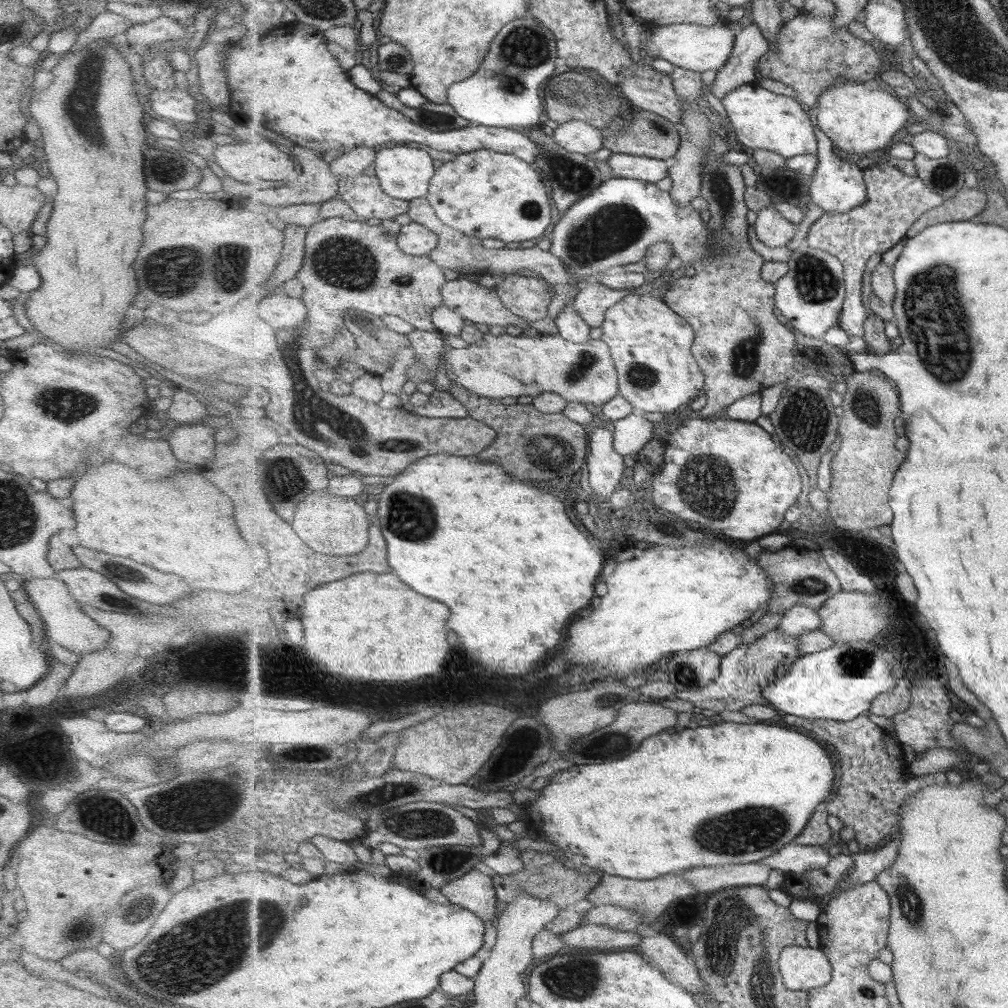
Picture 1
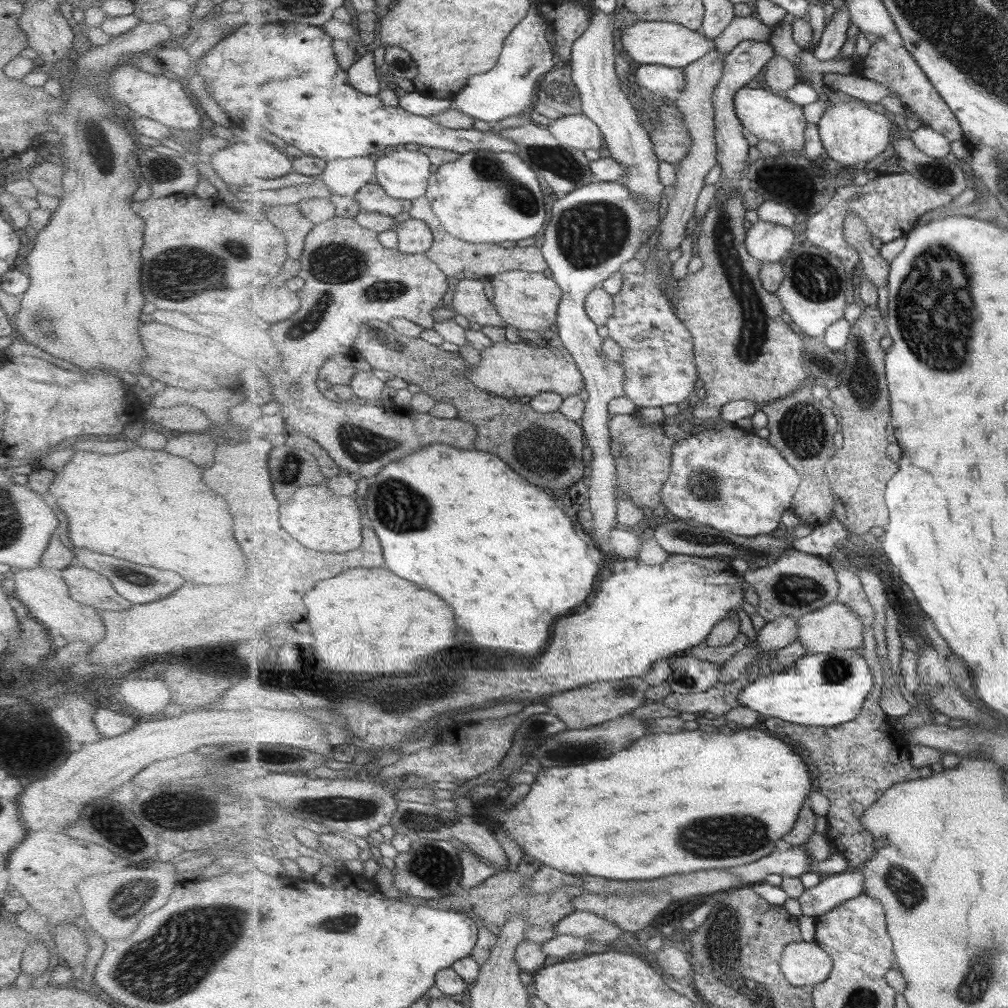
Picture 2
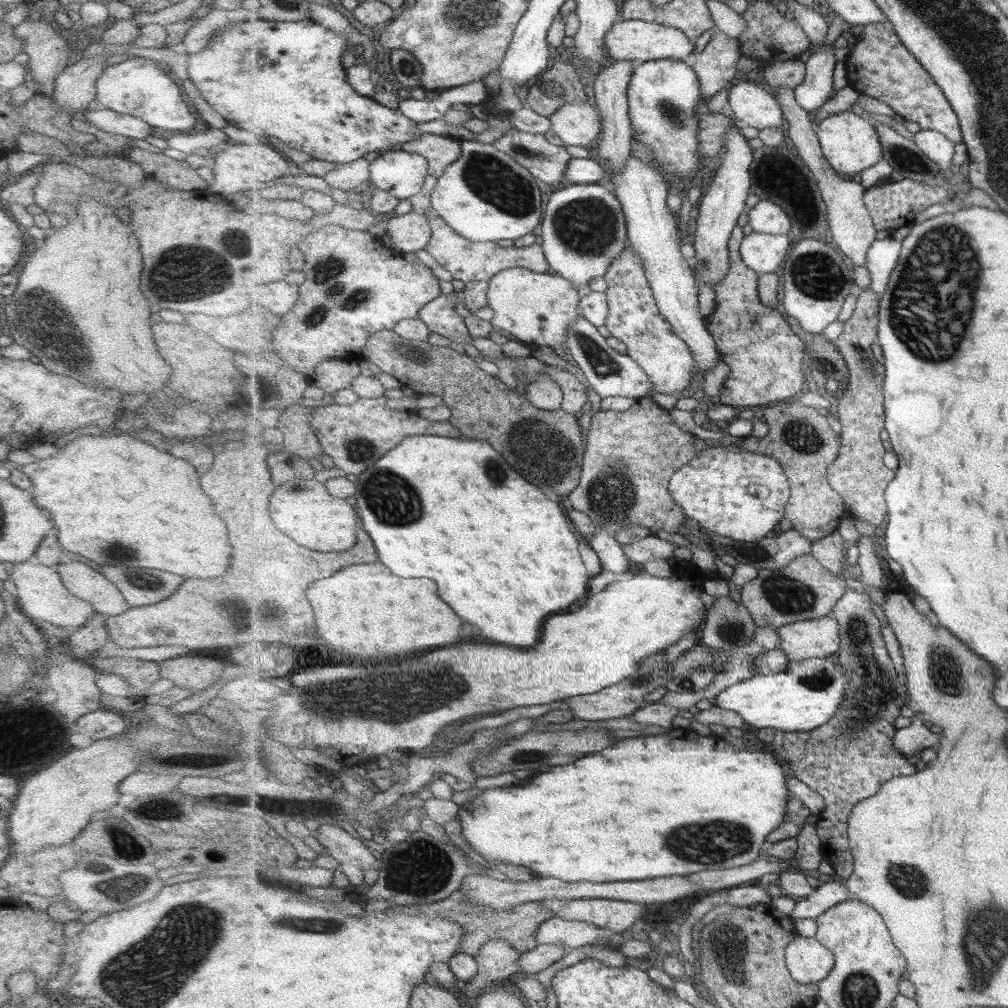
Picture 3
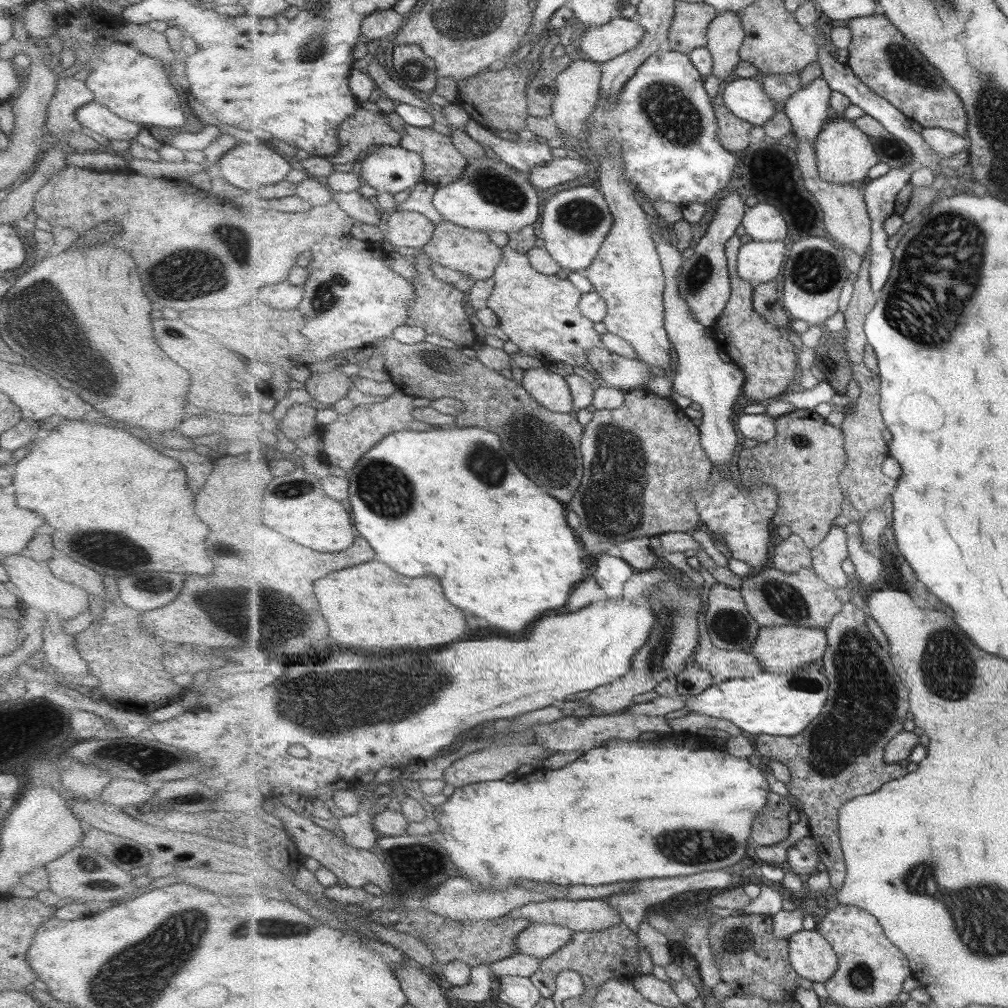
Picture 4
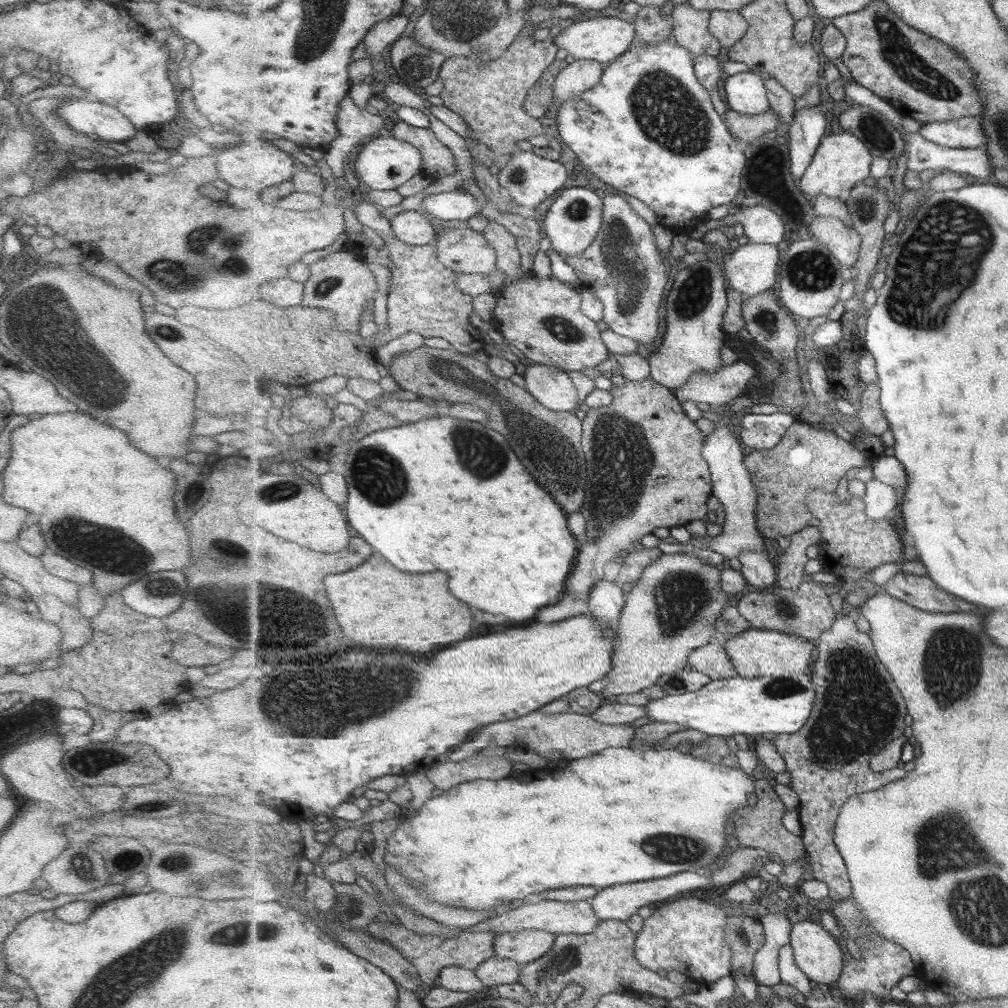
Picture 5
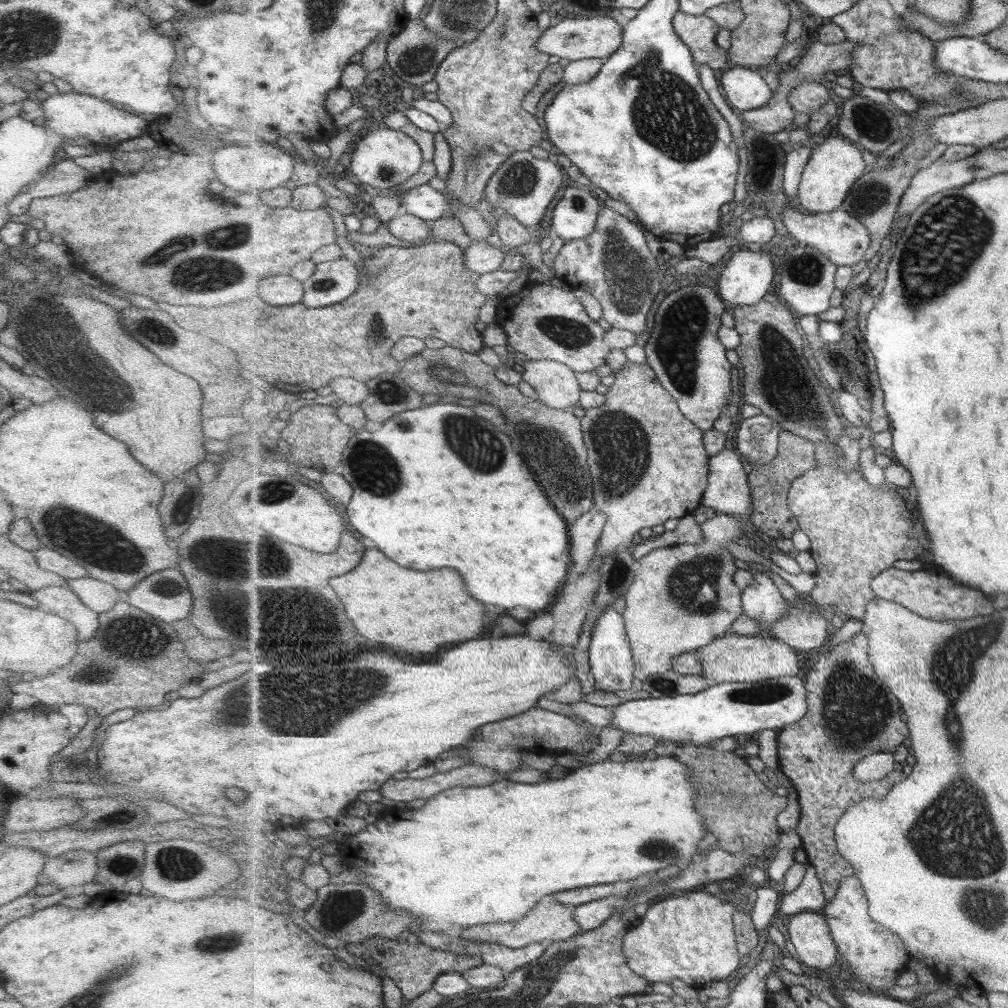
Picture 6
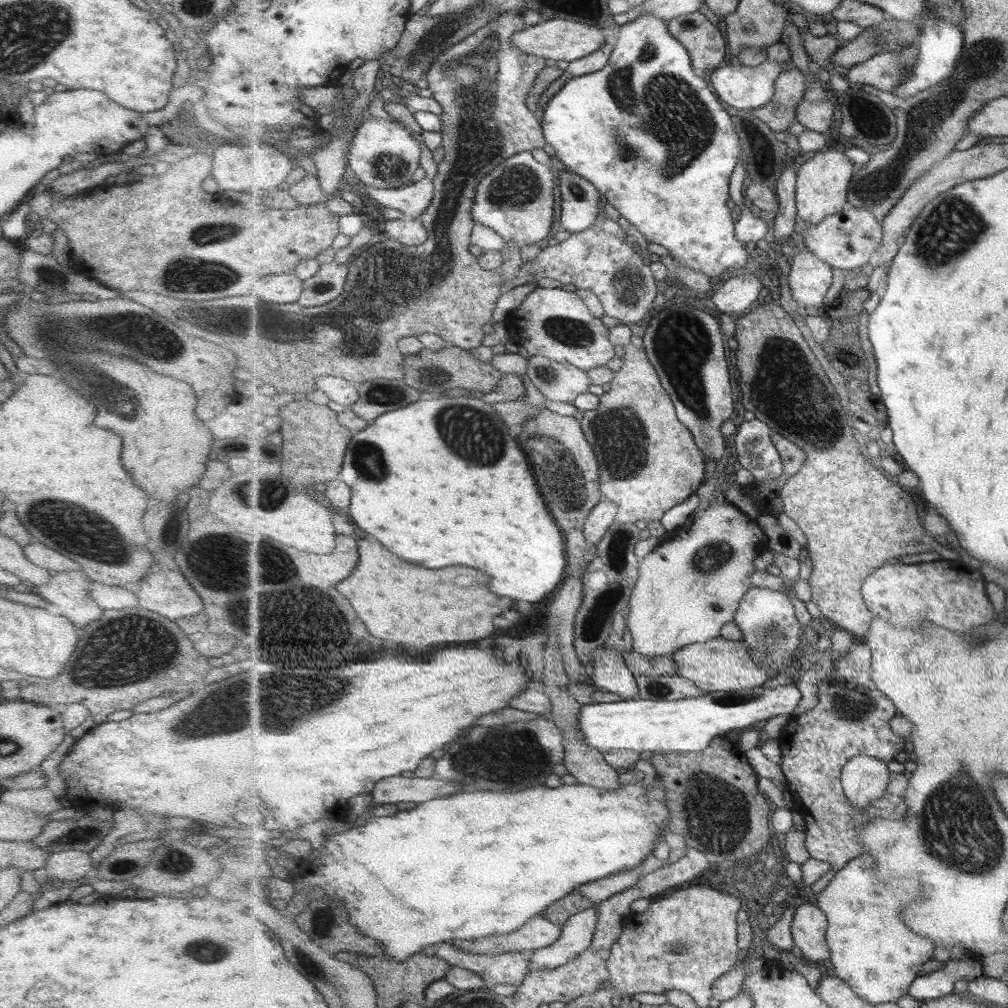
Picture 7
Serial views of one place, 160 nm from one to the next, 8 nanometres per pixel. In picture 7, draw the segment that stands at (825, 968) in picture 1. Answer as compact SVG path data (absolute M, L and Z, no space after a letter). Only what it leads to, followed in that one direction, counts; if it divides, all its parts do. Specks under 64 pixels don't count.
M811 903L799 905L795 909L792 933L794 946L803 956L811 961L830 960L831 950L828 946L829 921L826 912Z

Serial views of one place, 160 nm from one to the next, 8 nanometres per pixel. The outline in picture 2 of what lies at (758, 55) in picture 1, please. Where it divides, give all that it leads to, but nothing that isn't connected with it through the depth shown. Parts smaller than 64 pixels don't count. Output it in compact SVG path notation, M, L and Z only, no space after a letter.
M748 40L736 46L736 48L725 58L725 70L723 78L716 86L714 94L715 103L715 130L717 143L717 162L722 167L718 186L720 187L720 200L726 202L728 194L738 190L739 182L743 178L743 172L747 171L747 160L749 160L749 148L751 144L745 138L745 128L736 111L735 97L741 88L751 82L763 68L768 67L769 62L775 57L775 50L769 42Z

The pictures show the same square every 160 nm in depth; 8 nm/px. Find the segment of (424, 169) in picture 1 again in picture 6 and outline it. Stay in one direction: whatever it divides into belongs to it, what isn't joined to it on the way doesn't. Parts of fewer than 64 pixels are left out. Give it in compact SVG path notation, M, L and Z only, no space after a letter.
M374 127L358 142L357 148L352 153L349 169L355 178L359 178L356 182L363 182L375 189L387 188L395 192L405 180L413 178L419 172L423 162L424 153L412 137L389 127L383 130Z

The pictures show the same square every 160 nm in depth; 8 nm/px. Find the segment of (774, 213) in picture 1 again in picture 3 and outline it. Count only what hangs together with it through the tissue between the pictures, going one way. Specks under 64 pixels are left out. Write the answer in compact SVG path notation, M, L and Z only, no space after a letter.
M752 232L740 246L740 253L745 264L757 275L781 273L784 260L791 251L791 242L783 234L761 234Z

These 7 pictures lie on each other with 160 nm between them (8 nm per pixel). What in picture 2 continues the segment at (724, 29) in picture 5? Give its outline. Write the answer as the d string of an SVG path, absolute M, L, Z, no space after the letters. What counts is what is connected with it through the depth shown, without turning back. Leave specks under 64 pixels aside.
M717 49L709 52L707 56L703 56L701 60L697 60L694 64L687 66L684 69L685 77L687 77L686 87L673 99L673 104L679 107L684 114L689 134L693 138L693 147L691 147L688 157L675 166L677 179L672 185L674 188L672 199L666 202L666 209L661 224L659 224L659 236L656 240L659 242L661 250L665 250L665 252L675 250L683 244L683 240L688 235L689 228L691 228L691 216L695 212L697 198L700 198L699 194L703 190L705 176L711 172L713 166L718 164L714 90L723 78L725 58L726 55L721 54Z

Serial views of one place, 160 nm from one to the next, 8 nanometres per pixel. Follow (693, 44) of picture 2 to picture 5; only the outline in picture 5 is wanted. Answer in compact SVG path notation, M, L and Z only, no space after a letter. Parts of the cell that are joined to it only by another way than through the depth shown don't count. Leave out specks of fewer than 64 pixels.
M587 16L577 20L567 29L562 30L555 38L559 48L566 50L574 60L593 60L606 66L621 59L625 52L636 41L636 26L625 19Z

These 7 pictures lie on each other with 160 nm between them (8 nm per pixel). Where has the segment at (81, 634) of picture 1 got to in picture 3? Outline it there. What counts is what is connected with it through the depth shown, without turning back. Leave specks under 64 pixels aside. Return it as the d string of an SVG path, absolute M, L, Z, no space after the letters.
M21 562L21 564L12 563L8 566L8 578L16 586L16 604L18 609L29 620L39 618L45 620L55 627L65 628L67 631L71 628L77 630L85 624L87 619L91 619L95 610L85 601L79 600L73 596L61 584L61 579L55 570L41 566L41 564L29 564L29 562Z

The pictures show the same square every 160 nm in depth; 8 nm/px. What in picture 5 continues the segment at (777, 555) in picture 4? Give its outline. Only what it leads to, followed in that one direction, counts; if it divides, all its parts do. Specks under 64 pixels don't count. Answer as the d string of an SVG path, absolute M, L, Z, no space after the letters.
M813 525L790 538L791 546L785 549L785 554L777 565L778 585L787 590L797 590L807 580L805 564L811 557L811 548L819 546L821 542L820 532L819 528Z

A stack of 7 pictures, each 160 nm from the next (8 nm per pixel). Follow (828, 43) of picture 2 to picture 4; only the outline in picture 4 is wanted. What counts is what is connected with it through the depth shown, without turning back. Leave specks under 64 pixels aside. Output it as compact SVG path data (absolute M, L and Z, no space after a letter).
M823 75L810 81L792 96L786 104L786 113L792 123L796 139L815 144L821 131L827 126L832 88Z

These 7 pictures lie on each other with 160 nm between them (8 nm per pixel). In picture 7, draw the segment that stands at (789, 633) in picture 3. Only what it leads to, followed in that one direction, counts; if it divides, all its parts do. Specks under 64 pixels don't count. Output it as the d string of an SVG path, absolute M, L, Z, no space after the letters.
M720 636L704 643L695 643L681 647L671 654L678 668L678 675L693 680L705 693L733 692L749 690L763 686L773 674L760 667L760 663L752 658L748 644L741 641L725 640Z

